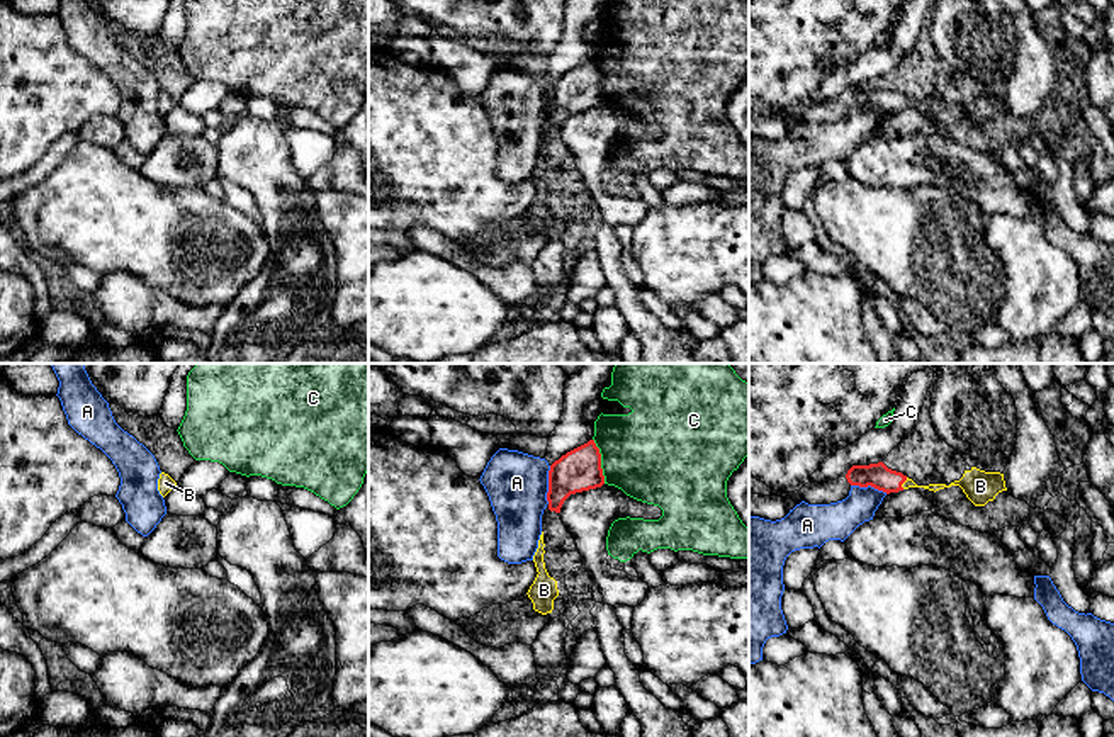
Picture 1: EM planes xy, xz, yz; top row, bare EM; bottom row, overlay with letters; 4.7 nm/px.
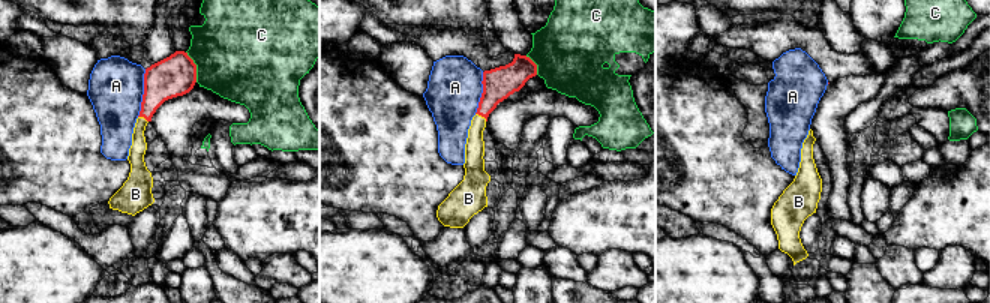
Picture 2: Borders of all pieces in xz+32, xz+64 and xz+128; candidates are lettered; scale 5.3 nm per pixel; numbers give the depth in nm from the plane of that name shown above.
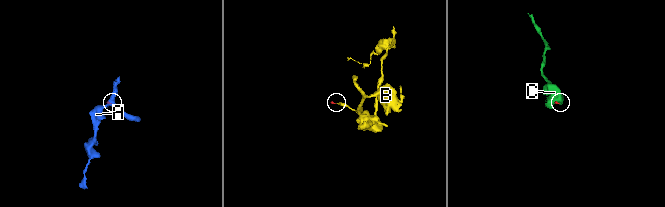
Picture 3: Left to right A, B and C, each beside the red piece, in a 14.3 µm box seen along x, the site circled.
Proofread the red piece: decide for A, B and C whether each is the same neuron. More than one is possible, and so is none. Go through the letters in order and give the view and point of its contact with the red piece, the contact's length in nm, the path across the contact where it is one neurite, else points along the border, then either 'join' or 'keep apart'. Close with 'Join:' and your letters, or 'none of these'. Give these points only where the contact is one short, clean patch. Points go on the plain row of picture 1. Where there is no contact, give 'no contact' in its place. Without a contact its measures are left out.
A: xz (549, 104) | 180 nm | along xz (551, 85), (547, 123) | keep apart
B: yz (904, 101) | 60 nm | across yz (878, 95), (888, 101), (904, 101), (909, 102) | join
C: xz (600, 80) | 220 nm | along xz (593, 58), (600, 73), (605, 102) | keep apart
Join: B

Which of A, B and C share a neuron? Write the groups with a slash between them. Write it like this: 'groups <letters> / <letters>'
groups A / B / C

